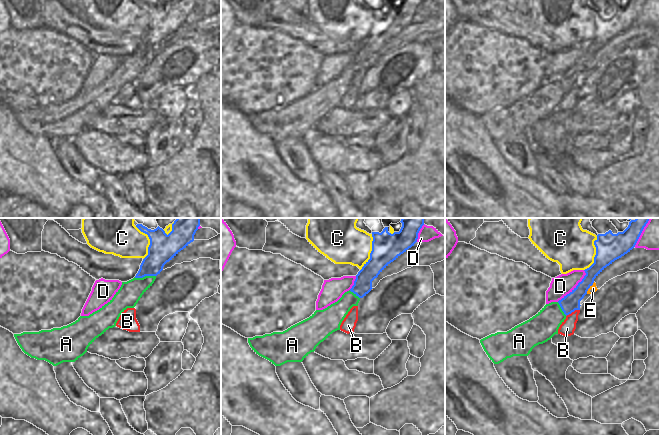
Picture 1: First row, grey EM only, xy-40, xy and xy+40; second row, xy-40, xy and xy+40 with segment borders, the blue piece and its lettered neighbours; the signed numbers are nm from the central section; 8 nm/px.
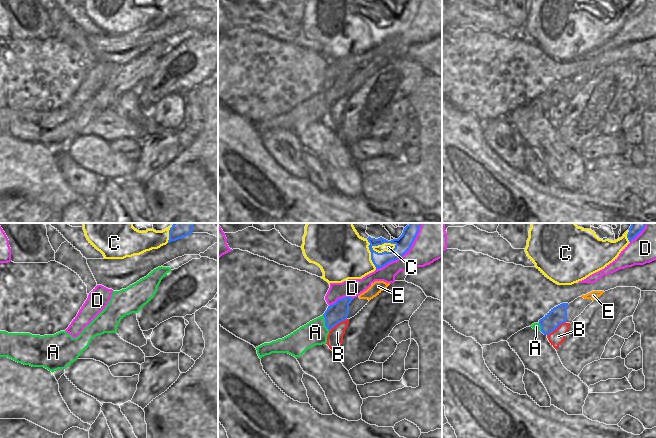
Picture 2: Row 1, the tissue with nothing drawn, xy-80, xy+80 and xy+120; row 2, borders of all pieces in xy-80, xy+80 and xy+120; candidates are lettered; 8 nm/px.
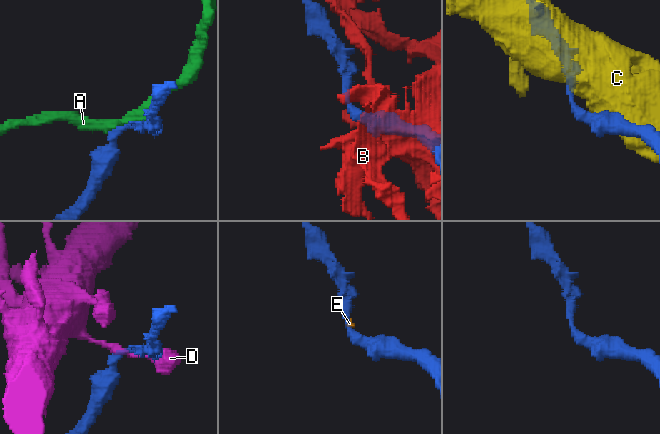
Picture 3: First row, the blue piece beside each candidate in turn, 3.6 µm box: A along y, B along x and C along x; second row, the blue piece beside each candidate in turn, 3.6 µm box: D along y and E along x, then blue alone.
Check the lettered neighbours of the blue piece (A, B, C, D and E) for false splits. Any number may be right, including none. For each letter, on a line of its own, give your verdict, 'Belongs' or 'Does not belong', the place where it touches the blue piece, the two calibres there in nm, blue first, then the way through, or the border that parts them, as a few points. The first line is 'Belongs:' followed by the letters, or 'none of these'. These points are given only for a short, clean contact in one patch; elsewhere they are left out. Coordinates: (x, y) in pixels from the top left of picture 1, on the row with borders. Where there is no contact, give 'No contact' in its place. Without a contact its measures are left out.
Belongs: none of these
A: Does not belong. Touches blue at xy-40 (144, 276). Thickness 220 nm (blue) against 190 nm
B: Does not belong. Touches blue at xy+40 (572, 311). Thickness 140 nm (blue) against 120 nm
C: Does not belong. Touches blue at xy (371, 252). Thickness 240 nm (blue) against 340 nm
D: Does not belong. Touches blue at xy+40 (574, 288). Thickness 140 nm (blue) against 170 nm
E: Does not belong. Touches blue at xy+40 (589, 287). Thickness 140 nm (blue) against 60 nm. Boundary: xy+40 (594, 282), (586, 293)

